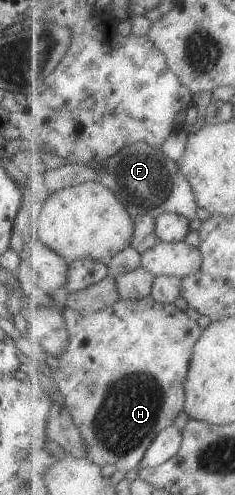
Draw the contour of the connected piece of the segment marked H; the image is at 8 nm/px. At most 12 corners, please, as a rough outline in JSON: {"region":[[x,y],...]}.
{"region":[[152,295],[64,311],[55,373],[102,468],[186,409],[201,325]]}

